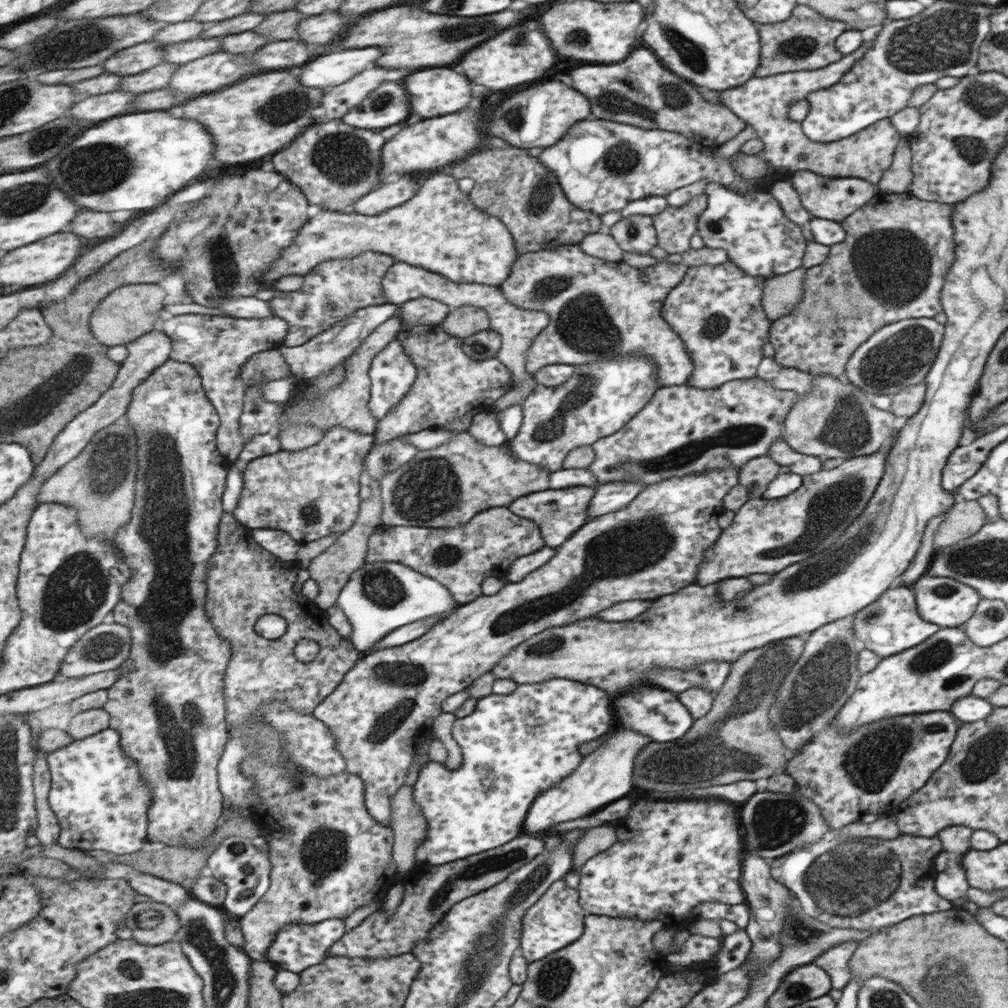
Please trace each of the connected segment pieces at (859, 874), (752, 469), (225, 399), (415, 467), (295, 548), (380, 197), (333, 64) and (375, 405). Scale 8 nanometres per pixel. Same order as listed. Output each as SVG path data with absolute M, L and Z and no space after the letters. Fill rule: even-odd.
M834 833L830 837L824 836L817 844L804 845L802 848L794 849L790 853L786 853L782 857L771 860L773 866L773 878L778 879L785 888L789 888L799 900L803 911L814 917L816 920L831 926L832 928L853 928L854 930L869 930L869 932L878 932L889 926L897 925L899 922L906 921L910 917L918 915L932 914L940 911L950 910L950 908L938 908L938 896L934 892L934 870L932 870L932 860L934 856L942 850L941 838L936 836L926 838L922 835L902 835L893 839L870 838L870 837L845 837Z
M767 455L754 458L740 468L739 484L749 490L750 499L762 498L771 482L780 475L781 464Z
M181 314L163 322L163 330L174 341L173 358L193 364L204 378L205 389L221 414L219 442L222 454L238 462L246 442L241 429L245 398L249 386L241 377L243 366L255 355L280 348L289 338L293 326L282 317L240 318L226 314Z
M468 431L456 433L450 440L432 448L421 450L417 457L396 472L386 474L379 481L382 500L381 523L383 526L416 526L422 528L458 528L468 525L478 513L488 509L508 507L518 498L549 490L551 472L544 466L522 462L509 449L508 444L488 446L479 443Z
M276 529L253 530L255 540L263 547L280 557L282 561L299 560L299 552L304 544L293 534Z
M402 174L398 181L385 183L354 204L355 212L362 215L376 216L396 206L408 202L420 188L412 175Z
M380 47L345 49L318 57L297 70L304 86L327 89L354 80L364 69L374 67L384 53Z
M396 338L372 359L370 410L379 418L393 412L417 380L417 365Z

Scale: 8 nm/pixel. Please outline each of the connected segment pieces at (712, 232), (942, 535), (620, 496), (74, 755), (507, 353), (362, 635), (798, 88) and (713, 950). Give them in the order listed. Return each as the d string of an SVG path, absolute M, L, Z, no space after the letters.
M709 183L704 193L708 198L708 206L700 215L698 230L705 247L726 250L728 261L736 263L750 276L770 278L802 267L802 257L810 244L810 238L806 238L806 226L792 222L768 189L743 195L729 187Z
M977 500L955 502L934 534L935 550L952 546L978 533L985 526L986 518L987 514Z
M616 481L599 484L596 487L592 504L589 506L588 520L596 520L596 517L610 514L624 508L638 496L643 490L638 482Z
M110 727L46 756L53 777L50 802L61 820L62 846L106 850L116 857L151 846L150 809L155 790L143 779L140 763L122 746L121 731Z
M395 262L388 270L388 275L384 279L384 293L388 297L388 302L401 305L412 299L433 298L451 306L477 306L484 309L490 317L489 329L501 334L501 347L497 358L501 360L510 371L513 371L514 384L525 381L532 376L526 367L528 362L528 350L532 342L549 325L549 314L544 311L524 310L516 304L509 302L504 291L498 286L488 286L481 283L454 283L442 274L426 270L420 266L412 266L405 262Z
M365 562L362 564L358 572L353 574L352 580L342 590L338 605L349 615L350 622L354 623L352 639L358 650L363 653L371 651L378 641L388 636L394 629L400 629L405 625L427 618L442 617L444 614L457 610L460 606L445 584L400 562Z
M876 39L863 42L855 52L843 56L833 65L824 69L800 70L775 74L769 77L753 77L743 86L720 91L721 104L733 110L734 115L755 130L756 137L762 140L764 148L760 152L776 171L810 171L828 178L862 178L878 184L885 170L892 164L893 154L902 138L890 119L882 119L860 133L834 142L814 142L804 133L798 122L788 118L790 107L805 99L816 90L830 88L841 80L842 76L866 56L876 45Z
M693 934L685 944L685 948L676 954L669 953L667 961L672 967L682 965L694 967L703 961L710 961L722 948L722 938L706 938L706 936Z

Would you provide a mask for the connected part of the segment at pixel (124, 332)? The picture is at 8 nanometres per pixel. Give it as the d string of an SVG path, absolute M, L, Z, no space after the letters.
M158 283L130 284L114 290L105 298L93 314L93 332L106 346L129 345L152 332L162 316L168 290Z

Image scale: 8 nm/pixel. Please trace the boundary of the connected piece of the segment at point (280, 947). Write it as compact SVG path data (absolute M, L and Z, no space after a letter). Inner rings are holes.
M332 918L318 924L298 923L286 925L280 938L270 952L270 962L278 969L304 973L311 967L321 965L329 957L330 950L345 938L346 918Z

